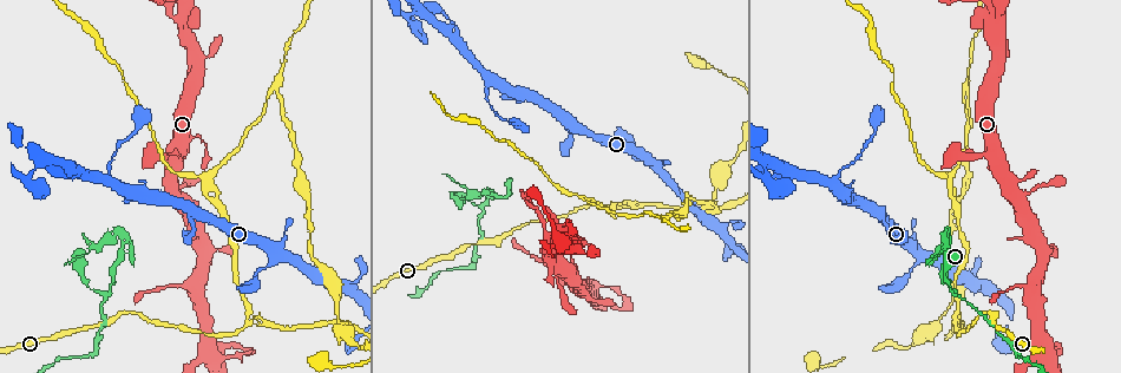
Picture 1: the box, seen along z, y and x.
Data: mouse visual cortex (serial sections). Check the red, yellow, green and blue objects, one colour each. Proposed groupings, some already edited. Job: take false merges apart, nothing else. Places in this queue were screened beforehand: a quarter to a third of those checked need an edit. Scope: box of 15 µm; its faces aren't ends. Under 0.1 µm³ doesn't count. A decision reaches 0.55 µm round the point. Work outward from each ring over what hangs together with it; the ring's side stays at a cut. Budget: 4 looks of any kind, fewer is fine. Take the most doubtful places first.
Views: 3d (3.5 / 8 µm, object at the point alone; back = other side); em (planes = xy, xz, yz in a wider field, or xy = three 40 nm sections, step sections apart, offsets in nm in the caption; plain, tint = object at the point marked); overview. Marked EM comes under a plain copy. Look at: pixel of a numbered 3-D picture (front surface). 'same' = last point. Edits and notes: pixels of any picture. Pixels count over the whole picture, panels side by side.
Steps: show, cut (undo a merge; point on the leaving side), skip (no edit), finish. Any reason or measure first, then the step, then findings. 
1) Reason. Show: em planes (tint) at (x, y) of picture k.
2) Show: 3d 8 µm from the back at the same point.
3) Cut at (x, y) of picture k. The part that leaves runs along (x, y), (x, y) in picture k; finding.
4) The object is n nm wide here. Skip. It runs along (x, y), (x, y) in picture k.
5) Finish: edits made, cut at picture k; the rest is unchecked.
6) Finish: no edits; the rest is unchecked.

Narrows sharply. Show: em planes (tint) at (957, 325) of picture 1.

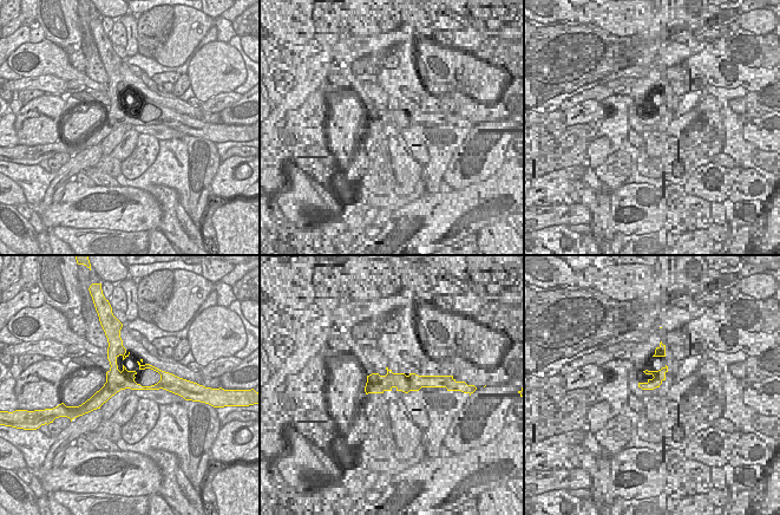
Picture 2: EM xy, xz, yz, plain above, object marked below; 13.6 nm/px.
See where the arms go. Show: 3d 3.5 µm at the same point.

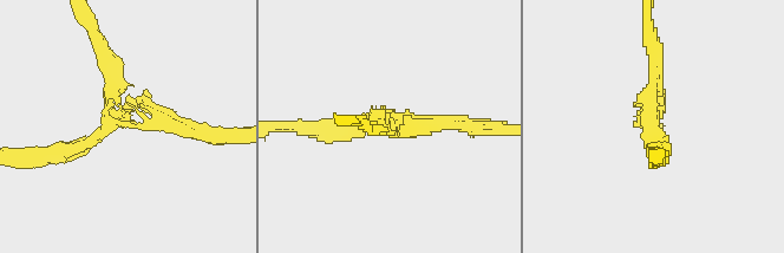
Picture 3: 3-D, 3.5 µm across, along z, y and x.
Skip. All the same cell.

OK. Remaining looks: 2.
Show: 3d 8 µm at (209, 186) of picture 1.

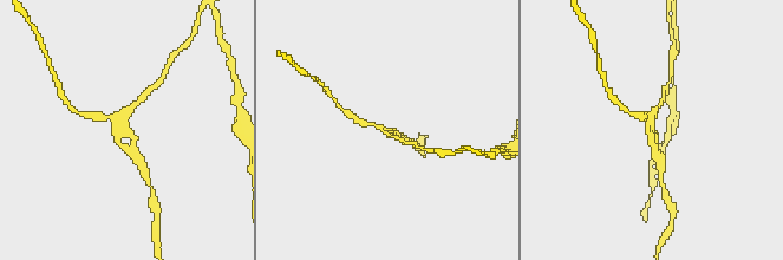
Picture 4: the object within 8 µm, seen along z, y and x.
Show: em xy step 1 (tint) at (652, 126) of picture 4.

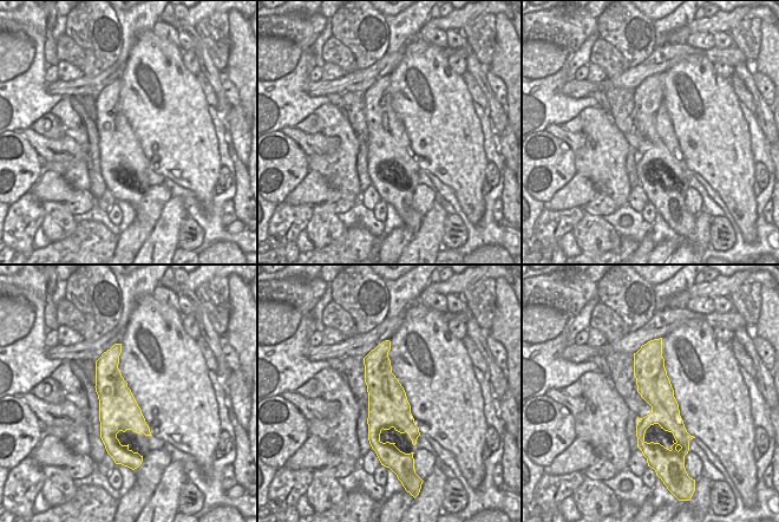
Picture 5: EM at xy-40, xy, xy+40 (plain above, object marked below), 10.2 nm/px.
3 arms meet here; the arms are 150, 150, 200 nm wide. Skip. It runs along (660, 156), (652, 124), (661, 101) in picture 4; all the same cell.

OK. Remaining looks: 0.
Finish: no edits; the rest is unchecked.

